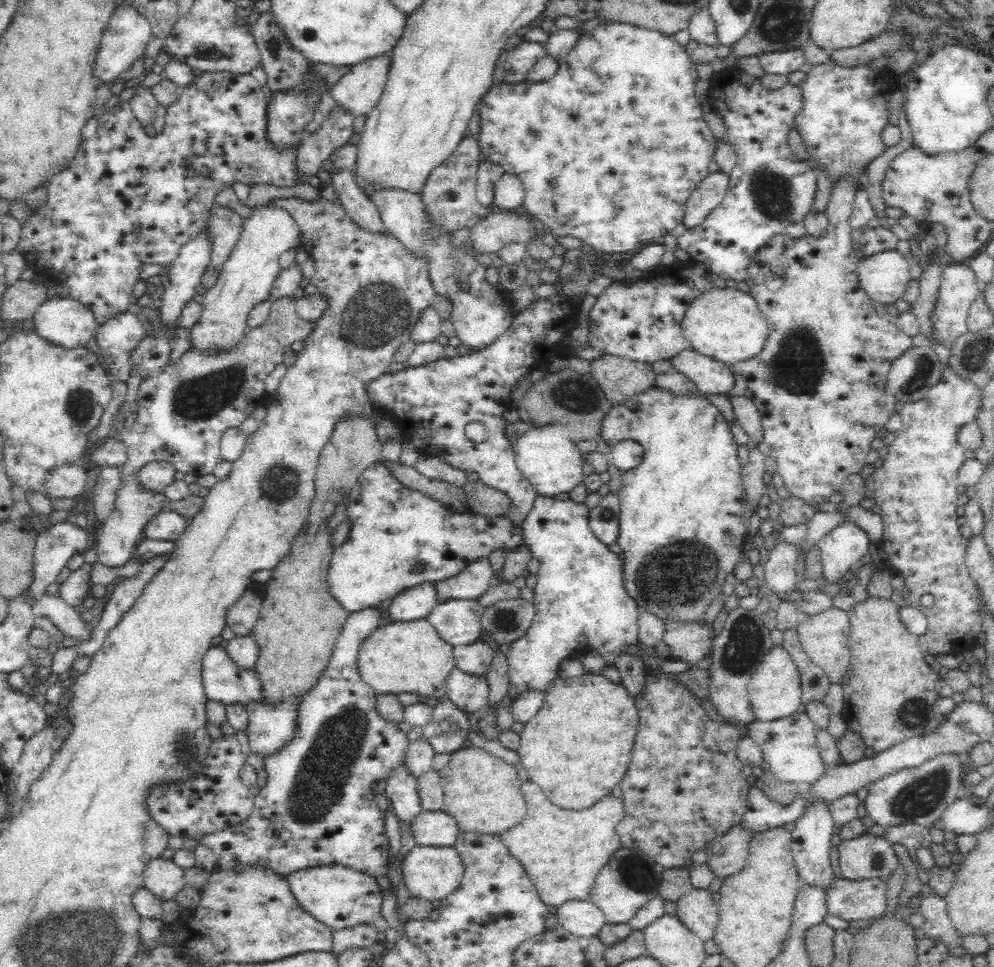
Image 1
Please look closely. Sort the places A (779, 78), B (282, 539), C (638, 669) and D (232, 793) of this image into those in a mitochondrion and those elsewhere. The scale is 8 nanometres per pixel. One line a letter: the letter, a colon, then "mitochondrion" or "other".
A: other
B: other
C: other
D: other

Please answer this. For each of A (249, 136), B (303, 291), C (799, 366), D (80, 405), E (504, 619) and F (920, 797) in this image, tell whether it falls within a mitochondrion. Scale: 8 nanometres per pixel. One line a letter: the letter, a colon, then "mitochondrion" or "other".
A: other
B: other
C: mitochondrion
D: mitochondrion
E: mitochondrion
F: mitochondrion

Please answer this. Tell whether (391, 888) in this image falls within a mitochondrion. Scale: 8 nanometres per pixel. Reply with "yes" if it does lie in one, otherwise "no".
no

